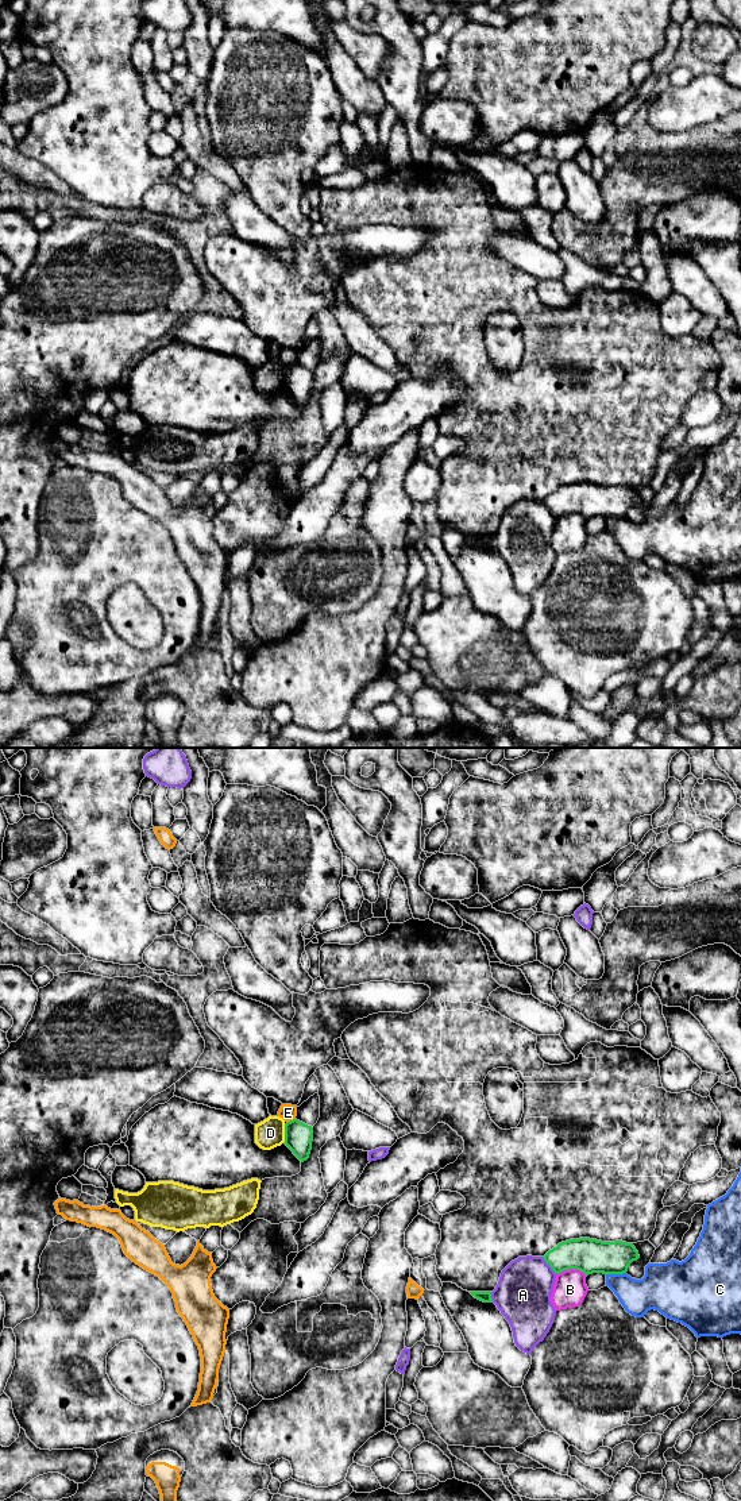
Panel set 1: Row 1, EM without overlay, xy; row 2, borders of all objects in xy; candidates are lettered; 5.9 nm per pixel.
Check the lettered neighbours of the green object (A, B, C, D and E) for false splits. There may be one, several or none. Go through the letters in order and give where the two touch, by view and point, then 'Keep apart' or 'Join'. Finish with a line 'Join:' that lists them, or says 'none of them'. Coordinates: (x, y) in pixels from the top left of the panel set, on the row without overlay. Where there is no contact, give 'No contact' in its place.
A: Touches green at xy (548, 508). Keep apart
B: Touches green at xy (571, 512). Keep apart
C: Touches green at xy (616, 517). Keep apart
D: Touches green at xy (285, 377). Keep apart
E: Touches green at xy (290, 365). Keep apart
Join: none of them

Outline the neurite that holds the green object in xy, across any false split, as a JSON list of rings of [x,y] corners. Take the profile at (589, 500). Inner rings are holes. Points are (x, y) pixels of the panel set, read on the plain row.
[[[579,482],[559,487],[543,502],[556,518],[576,513],[588,520],[593,517],[624,518],[640,499],[633,487]]]

